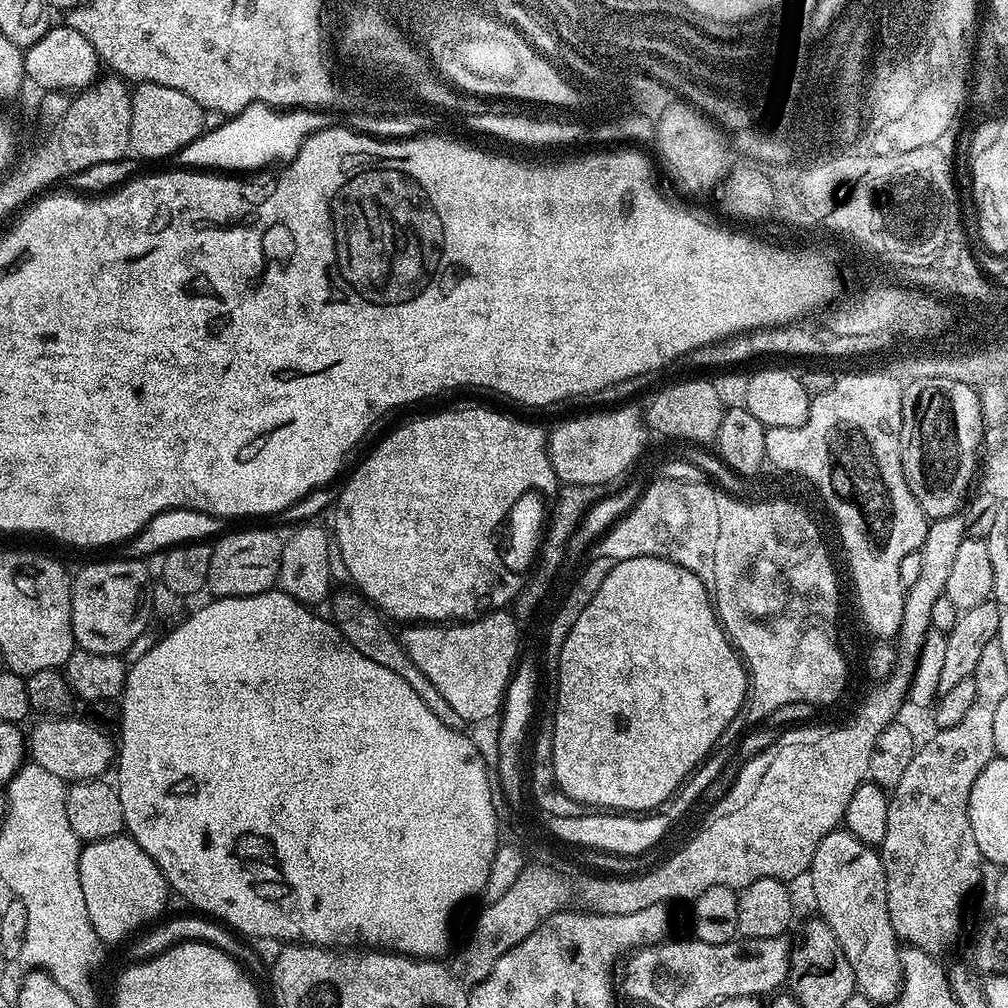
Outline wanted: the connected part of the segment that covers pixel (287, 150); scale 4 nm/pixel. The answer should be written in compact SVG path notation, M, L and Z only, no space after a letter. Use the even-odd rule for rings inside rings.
M276 110L272 116L272 132L205 131L190 146L174 157L175 167L185 172L218 170L222 178L238 182L242 174L274 172L281 174L298 150L306 148L314 130L322 130L330 124L330 110Z

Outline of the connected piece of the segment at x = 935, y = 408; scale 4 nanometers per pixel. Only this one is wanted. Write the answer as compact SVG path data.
M926 378L904 388L900 431L902 470L918 506L922 506L929 521L957 515L969 499L968 487L971 486L972 479L974 481L977 479L978 465L982 460L980 448L982 449L984 444L982 418L984 407L982 397L975 388L964 381L954 381L953 378Z

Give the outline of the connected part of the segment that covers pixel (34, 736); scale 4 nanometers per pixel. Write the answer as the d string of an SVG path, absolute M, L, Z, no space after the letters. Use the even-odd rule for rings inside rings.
M68 714L55 718L40 718L26 736L26 748L30 753L31 763L50 770L65 782L94 780L105 775L104 771L114 764L114 740L100 728L87 724L84 720L71 720Z

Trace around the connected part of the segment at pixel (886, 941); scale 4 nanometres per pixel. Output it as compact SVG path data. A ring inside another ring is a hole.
M847 830L831 832L816 848L811 876L812 896L820 911L817 913L828 923L842 950L846 950L857 989L873 1005L891 1006L900 997L904 967L900 961L902 944L888 909L886 874L879 851L871 844L863 844Z

